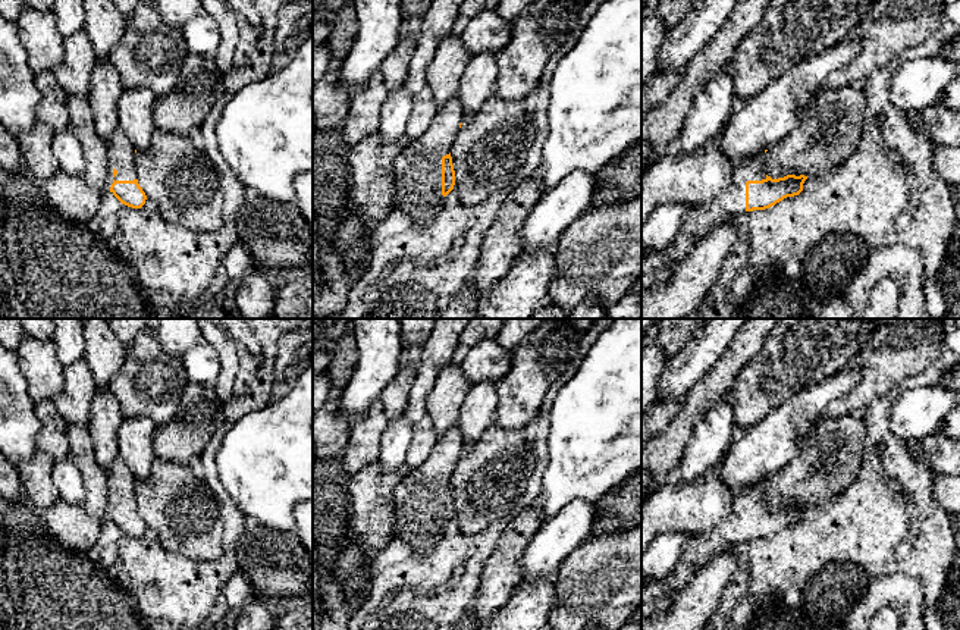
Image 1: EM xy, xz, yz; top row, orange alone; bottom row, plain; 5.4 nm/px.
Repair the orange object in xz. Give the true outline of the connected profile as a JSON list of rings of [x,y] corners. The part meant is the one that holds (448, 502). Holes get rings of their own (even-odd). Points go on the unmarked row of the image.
[[[454,424],[442,436],[442,524],[448,524],[455,514],[455,499],[451,479],[464,449],[464,439],[458,424]]]

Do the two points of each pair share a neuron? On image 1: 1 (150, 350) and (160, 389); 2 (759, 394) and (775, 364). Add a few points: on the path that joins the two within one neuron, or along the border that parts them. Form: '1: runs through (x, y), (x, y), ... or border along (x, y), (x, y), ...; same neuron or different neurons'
1: runs through (150, 360), (150, 379); same neuron
2: runs through (765, 388), (765, 384), (775, 372); same neuron

